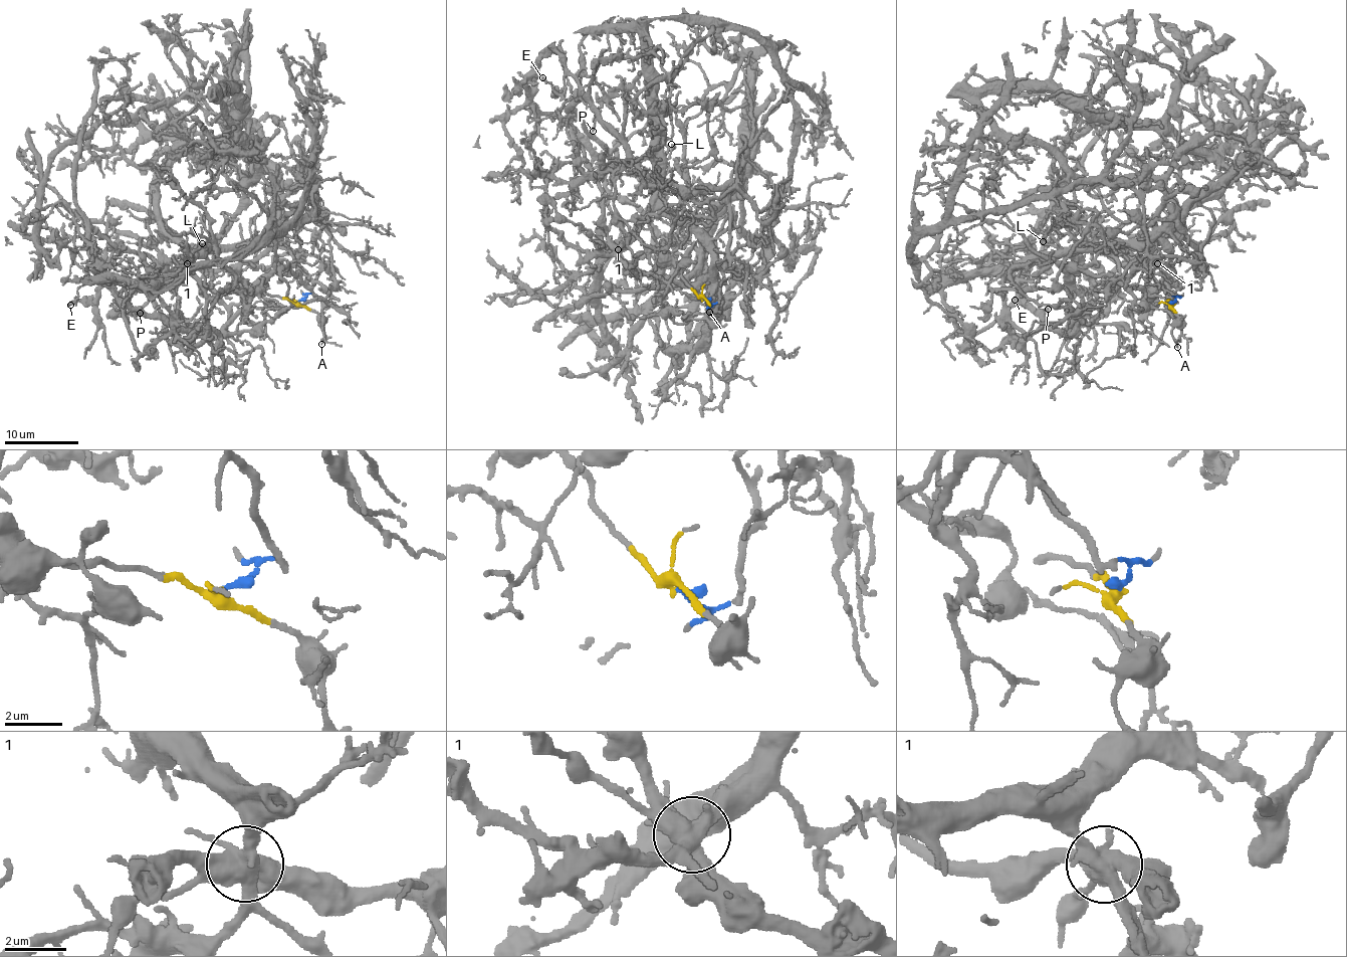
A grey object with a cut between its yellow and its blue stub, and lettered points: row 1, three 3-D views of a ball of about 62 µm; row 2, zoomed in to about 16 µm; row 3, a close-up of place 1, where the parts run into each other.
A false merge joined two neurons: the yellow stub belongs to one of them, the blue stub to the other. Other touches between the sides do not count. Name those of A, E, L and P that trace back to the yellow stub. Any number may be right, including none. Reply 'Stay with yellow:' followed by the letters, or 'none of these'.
Stay with yellow: A, E, P

